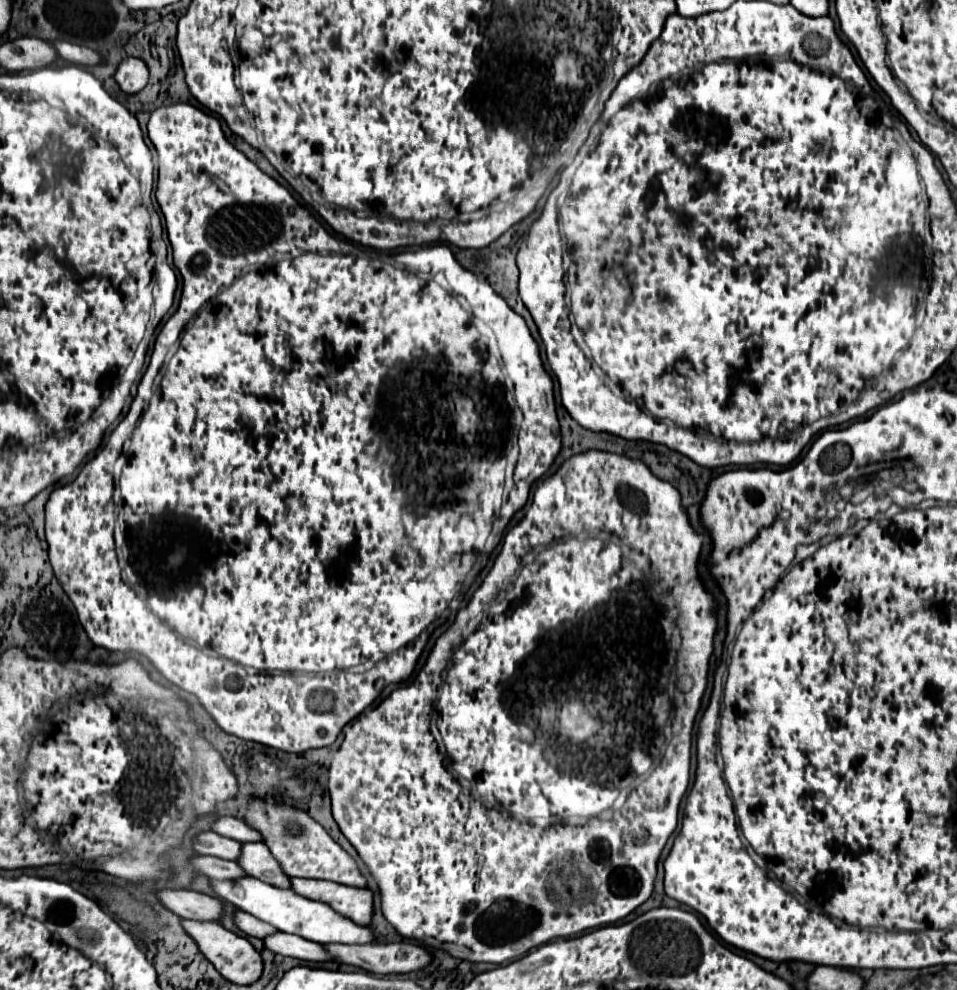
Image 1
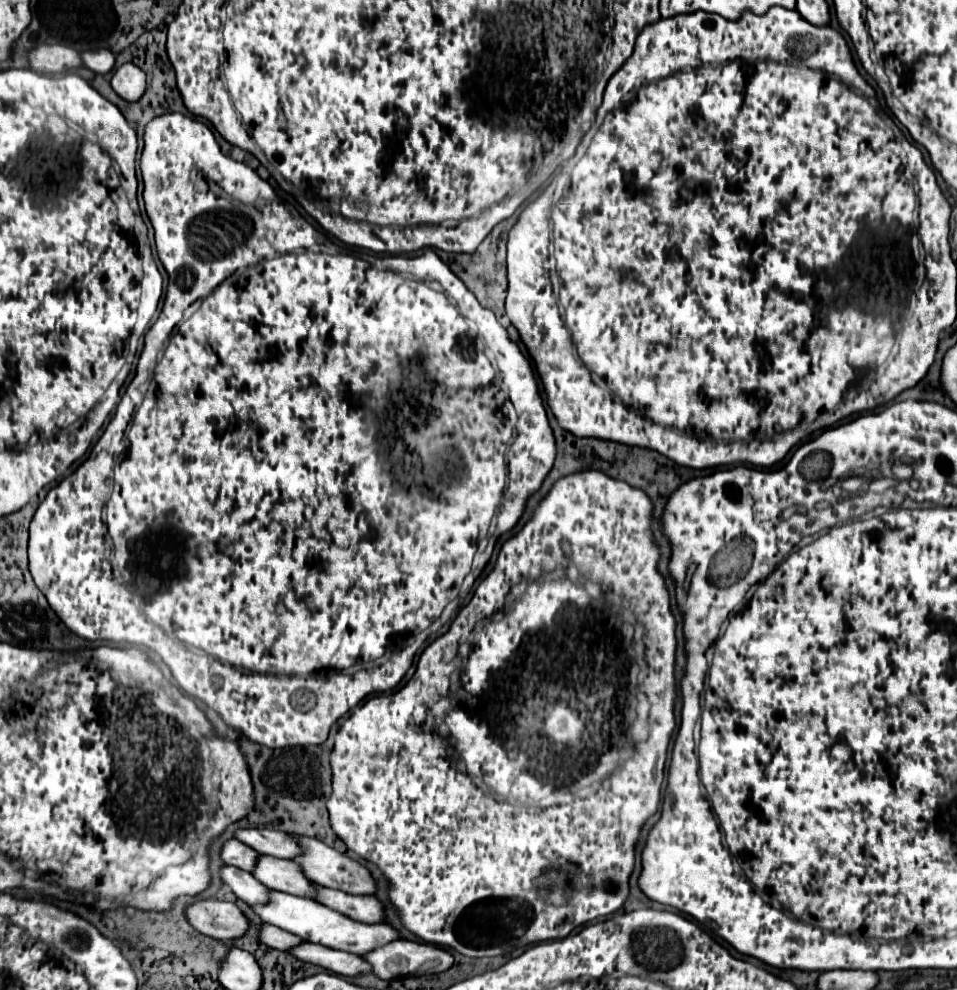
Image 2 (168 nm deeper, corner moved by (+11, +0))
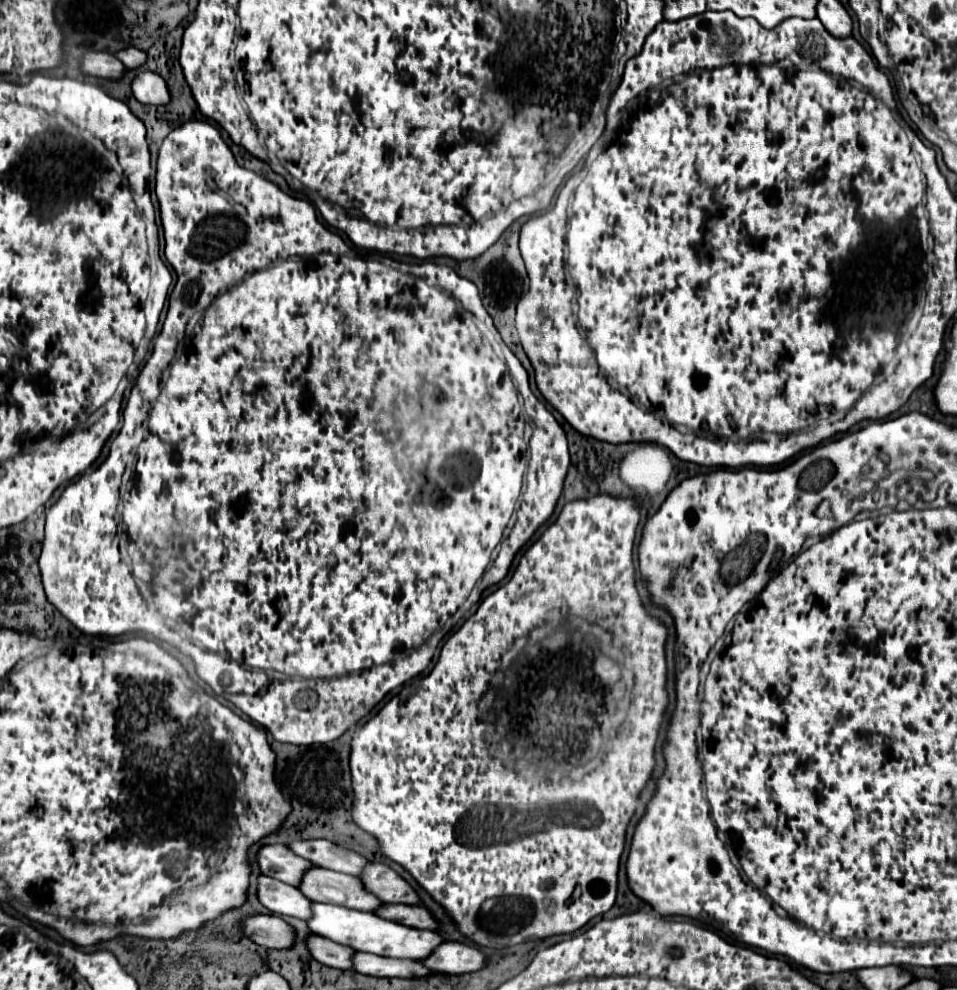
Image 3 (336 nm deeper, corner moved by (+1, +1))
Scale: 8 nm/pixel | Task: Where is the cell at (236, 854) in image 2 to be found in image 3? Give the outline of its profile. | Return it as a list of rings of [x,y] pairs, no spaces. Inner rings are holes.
[[[266,845],[258,851],[258,863],[264,875],[300,887],[304,869],[312,869],[312,863],[304,857],[296,857],[286,845]]]

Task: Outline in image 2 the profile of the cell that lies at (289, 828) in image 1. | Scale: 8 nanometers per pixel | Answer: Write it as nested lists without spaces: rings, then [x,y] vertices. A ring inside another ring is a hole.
[[[290,834],[290,838],[300,846],[300,854],[294,856],[292,862],[296,862],[302,870],[302,874],[310,880],[310,882],[316,882],[320,886],[328,886],[328,888],[336,888],[336,890],[342,890],[342,892],[348,892],[348,894],[374,894],[376,890],[376,884],[370,876],[370,872],[358,864],[356,860],[348,858],[346,854],[340,854],[336,852],[334,848],[326,846],[324,842],[320,842],[318,838],[310,838],[310,836],[298,836],[298,834]]]

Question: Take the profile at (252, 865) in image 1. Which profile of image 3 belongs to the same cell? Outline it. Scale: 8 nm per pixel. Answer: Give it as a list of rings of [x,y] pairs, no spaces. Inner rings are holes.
[[[324,867],[310,869],[302,879],[300,891],[316,903],[332,903],[356,911],[372,911],[376,905],[382,905],[358,877]]]

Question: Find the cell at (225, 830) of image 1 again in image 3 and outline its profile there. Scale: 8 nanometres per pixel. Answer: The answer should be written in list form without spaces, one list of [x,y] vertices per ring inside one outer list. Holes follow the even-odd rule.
[[[314,839],[314,841],[294,841],[290,843],[290,849],[312,861],[318,867],[326,867],[332,871],[340,871],[340,873],[348,873],[348,875],[362,875],[364,865],[368,865],[368,859],[364,859],[360,853],[344,849],[332,841],[324,841],[324,839]]]

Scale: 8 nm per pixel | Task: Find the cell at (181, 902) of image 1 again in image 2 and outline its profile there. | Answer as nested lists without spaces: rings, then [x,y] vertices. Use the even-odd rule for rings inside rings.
[[[222,900],[192,902],[186,906],[184,914],[198,932],[216,940],[240,938],[248,928],[246,916],[234,904]]]

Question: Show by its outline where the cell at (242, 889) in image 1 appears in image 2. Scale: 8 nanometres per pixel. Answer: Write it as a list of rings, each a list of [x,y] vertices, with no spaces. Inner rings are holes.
[[[268,890],[268,902],[258,904],[258,906],[250,906],[254,910],[256,916],[260,916],[262,922],[266,924],[274,924],[290,934],[300,936],[302,940],[308,942],[316,942],[334,950],[344,950],[344,952],[354,952],[354,954],[366,954],[374,948],[380,948],[392,940],[398,938],[398,932],[394,928],[390,928],[388,924],[362,924],[362,922],[354,922],[352,918],[346,918],[344,914],[338,914],[310,898],[302,898],[302,896],[292,896],[292,894],[284,894],[284,892],[272,892]]]

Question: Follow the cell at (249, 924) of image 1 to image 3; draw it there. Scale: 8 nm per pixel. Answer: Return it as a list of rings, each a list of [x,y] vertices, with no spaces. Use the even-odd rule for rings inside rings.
[[[312,935],[308,939],[308,949],[316,961],[334,969],[352,969],[352,947],[344,947],[320,935]]]

